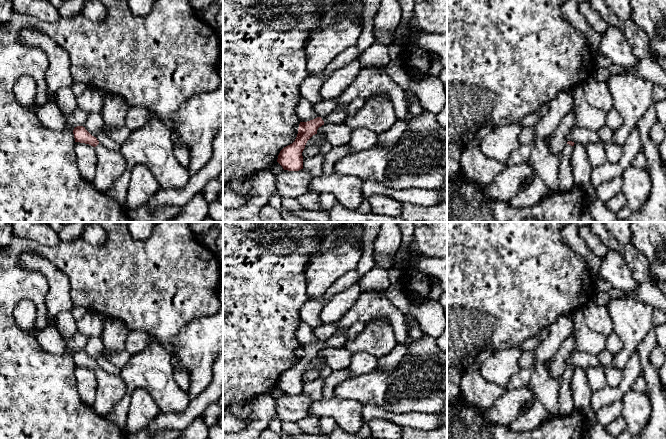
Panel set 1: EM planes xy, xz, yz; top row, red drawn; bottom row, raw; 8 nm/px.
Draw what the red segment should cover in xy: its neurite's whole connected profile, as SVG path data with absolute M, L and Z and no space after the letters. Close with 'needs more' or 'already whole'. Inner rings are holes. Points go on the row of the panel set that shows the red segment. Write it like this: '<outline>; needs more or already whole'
M83 126L73 130L75 142L93 146L97 155L96 175L92 181L96 189L107 193L114 182L124 174L126 161L119 151L111 151L99 143Z; needs more

